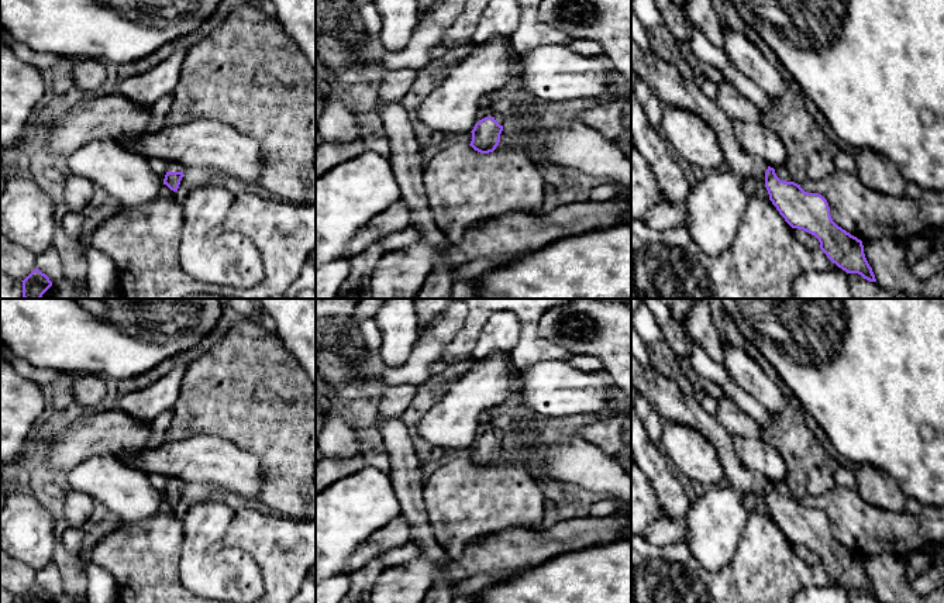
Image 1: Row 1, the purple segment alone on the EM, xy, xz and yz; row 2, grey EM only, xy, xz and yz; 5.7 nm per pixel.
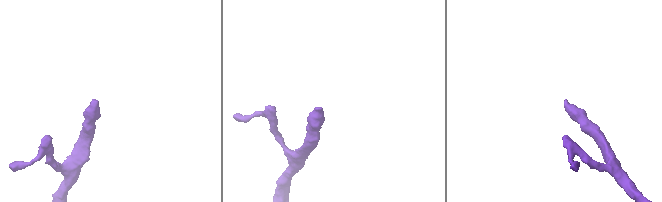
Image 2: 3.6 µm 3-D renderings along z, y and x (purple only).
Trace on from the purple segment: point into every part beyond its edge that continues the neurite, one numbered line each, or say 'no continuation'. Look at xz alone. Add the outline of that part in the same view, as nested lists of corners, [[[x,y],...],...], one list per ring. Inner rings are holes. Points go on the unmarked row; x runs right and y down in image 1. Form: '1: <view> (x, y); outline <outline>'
1: xz (486, 427); outline [[[493,421],[479,424],[475,440],[479,438],[485,433],[495,433],[495,430],[496,430],[496,424]]]

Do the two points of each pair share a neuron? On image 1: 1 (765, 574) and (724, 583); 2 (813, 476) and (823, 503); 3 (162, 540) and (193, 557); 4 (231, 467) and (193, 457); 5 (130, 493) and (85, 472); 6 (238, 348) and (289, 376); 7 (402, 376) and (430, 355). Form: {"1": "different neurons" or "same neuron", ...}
{"1": "same neuron", "2": "different neurons", "3": "different neurons", "4": "same neuron", "5": "same neuron", "6": "same neuron", "7": "same neuron"}

